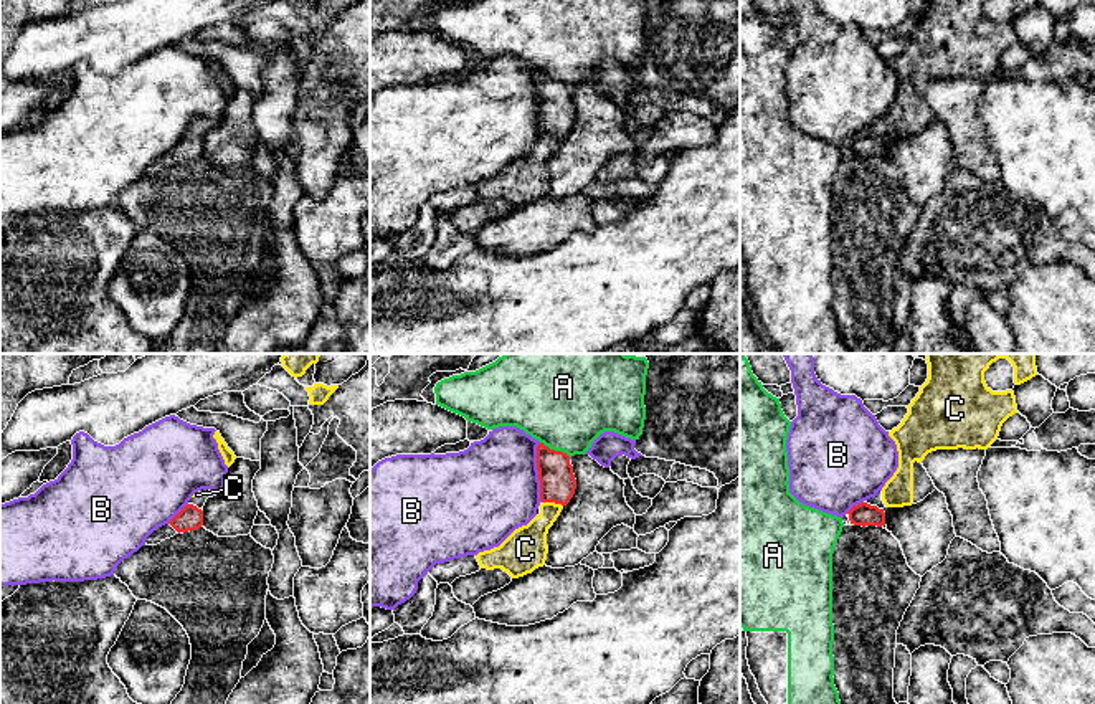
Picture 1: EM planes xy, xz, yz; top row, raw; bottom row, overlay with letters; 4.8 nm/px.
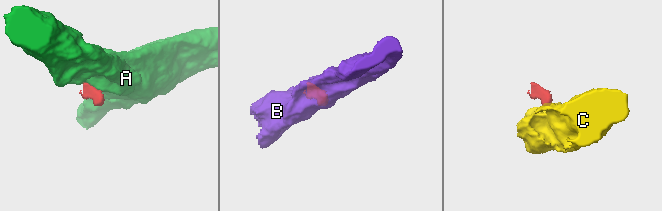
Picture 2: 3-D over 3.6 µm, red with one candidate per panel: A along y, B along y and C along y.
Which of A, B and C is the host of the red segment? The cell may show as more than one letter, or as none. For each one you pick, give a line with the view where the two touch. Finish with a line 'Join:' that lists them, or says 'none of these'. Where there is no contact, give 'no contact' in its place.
C: xz
Join: C

